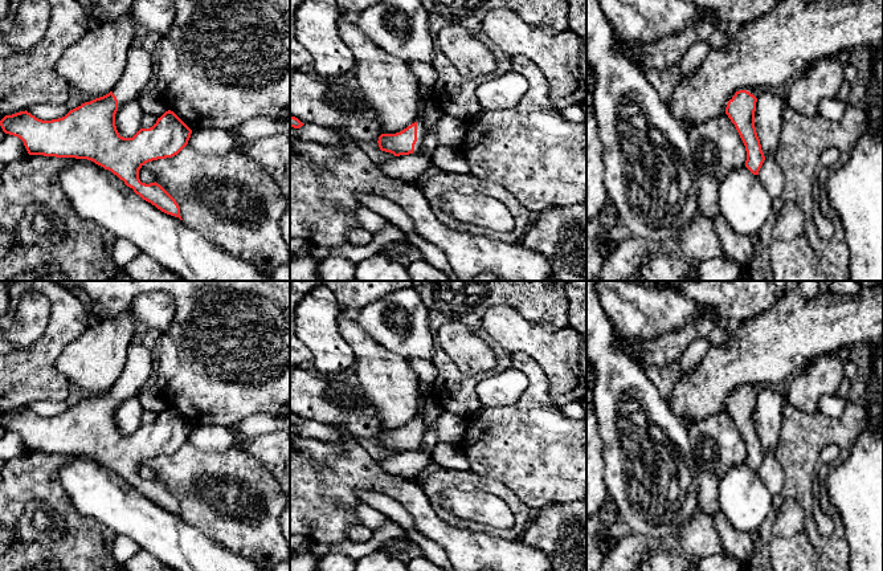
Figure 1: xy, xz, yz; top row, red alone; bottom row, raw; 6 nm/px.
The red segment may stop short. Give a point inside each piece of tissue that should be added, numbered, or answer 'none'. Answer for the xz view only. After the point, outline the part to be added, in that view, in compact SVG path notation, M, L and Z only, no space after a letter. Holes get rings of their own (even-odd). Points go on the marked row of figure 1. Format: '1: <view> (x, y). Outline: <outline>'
1: xz (418, 146). Outline: M418 119L417 121L417 142L414 144L413 154L421 154L422 152L422 148L424 148L424 134L425 134L424 123Z

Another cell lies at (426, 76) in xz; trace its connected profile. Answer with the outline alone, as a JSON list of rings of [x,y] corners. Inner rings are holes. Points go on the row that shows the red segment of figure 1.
[[[412,62],[409,64],[412,72],[417,77],[418,94],[421,101],[434,99],[434,86],[437,82],[437,72],[433,65],[426,62]]]

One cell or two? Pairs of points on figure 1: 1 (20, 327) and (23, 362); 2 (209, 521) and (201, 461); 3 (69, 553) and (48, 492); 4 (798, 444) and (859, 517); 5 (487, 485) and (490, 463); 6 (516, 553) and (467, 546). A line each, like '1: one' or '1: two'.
1: two
2: one
3: one
4: two
5: two
6: one

